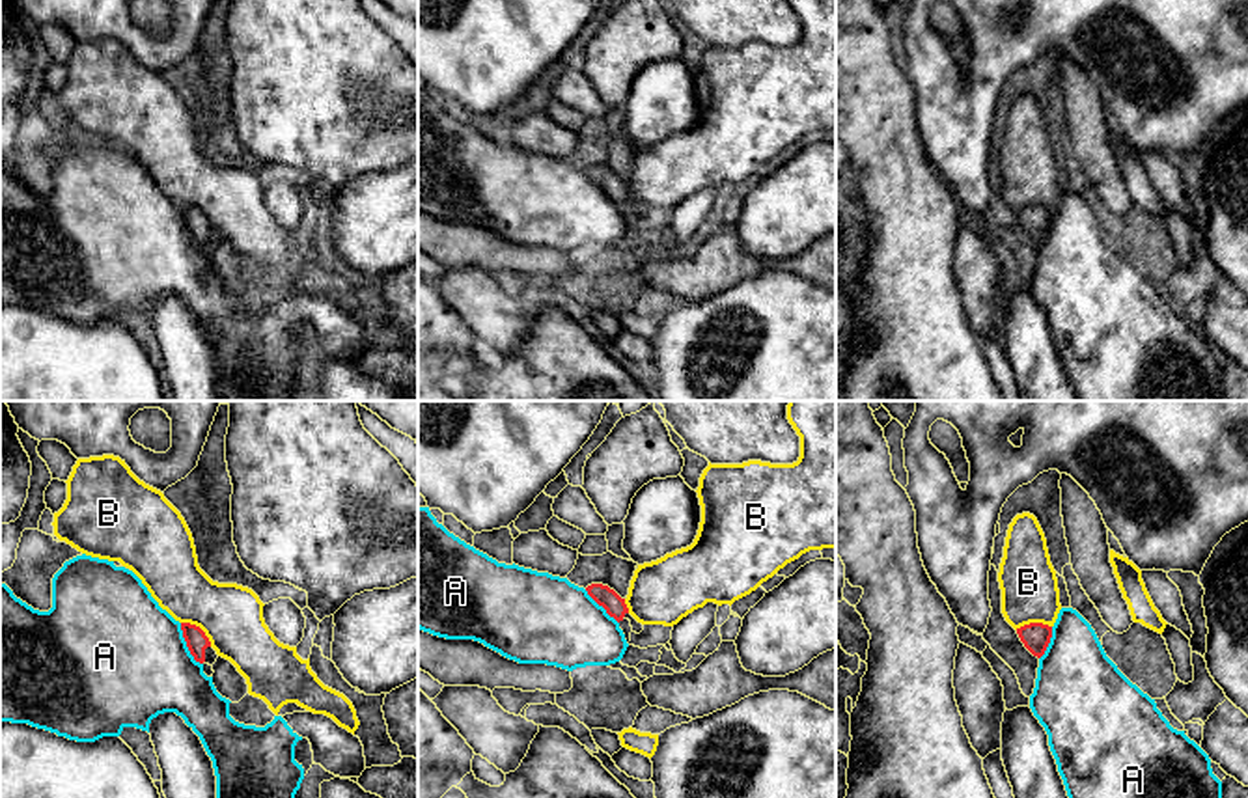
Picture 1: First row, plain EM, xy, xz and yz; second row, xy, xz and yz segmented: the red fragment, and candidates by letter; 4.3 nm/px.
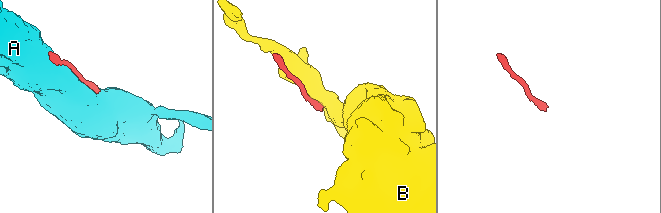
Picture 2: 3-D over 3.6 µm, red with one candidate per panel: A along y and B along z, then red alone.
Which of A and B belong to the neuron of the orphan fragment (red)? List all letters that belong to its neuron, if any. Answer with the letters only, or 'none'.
none

